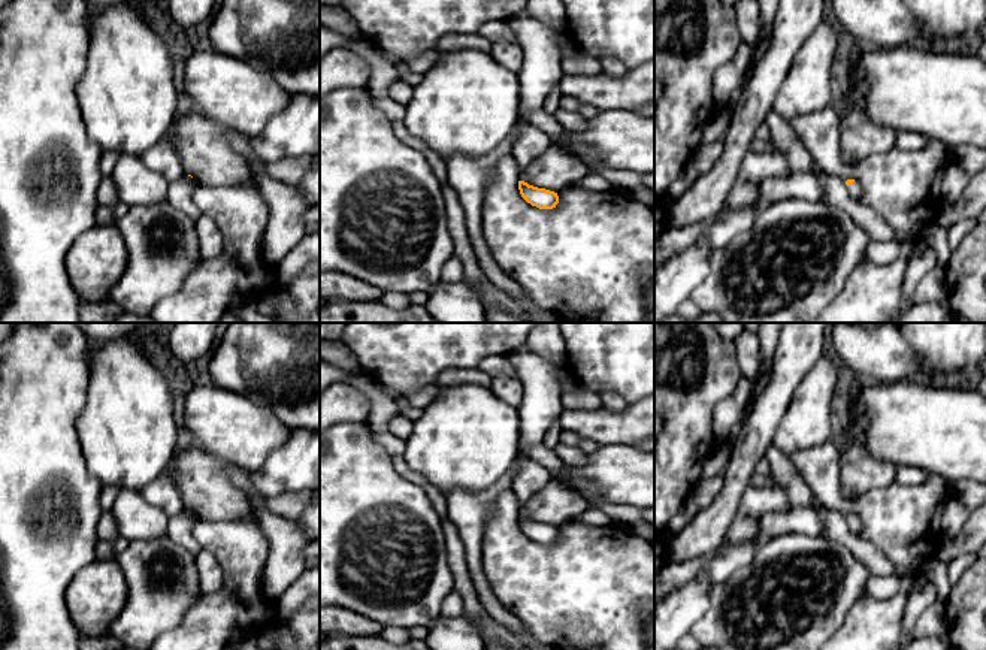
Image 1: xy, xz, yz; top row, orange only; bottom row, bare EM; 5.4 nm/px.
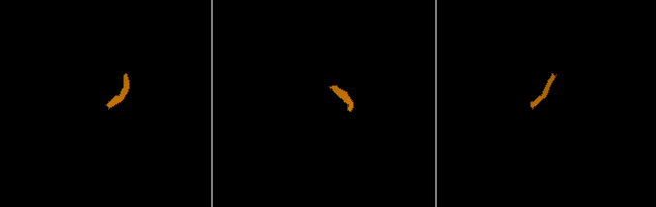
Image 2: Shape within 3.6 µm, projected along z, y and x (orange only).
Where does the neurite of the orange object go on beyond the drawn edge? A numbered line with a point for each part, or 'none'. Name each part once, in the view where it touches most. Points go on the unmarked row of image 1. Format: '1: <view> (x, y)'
1: yz (855, 525)

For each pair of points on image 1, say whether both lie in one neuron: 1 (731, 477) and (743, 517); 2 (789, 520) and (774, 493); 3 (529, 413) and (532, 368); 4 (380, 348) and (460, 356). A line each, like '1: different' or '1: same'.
1: different
2: different
3: same
4: same

